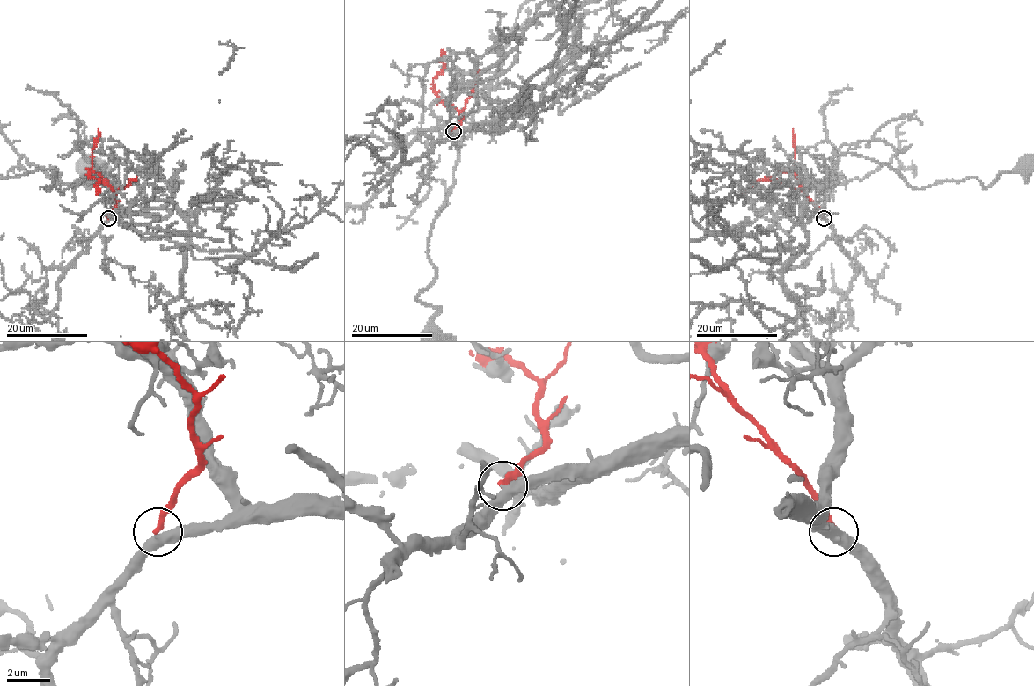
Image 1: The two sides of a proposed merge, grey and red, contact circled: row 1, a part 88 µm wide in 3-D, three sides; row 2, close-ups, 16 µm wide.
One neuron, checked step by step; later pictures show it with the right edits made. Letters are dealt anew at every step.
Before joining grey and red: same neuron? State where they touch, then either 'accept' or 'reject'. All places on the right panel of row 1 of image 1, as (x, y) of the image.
place (824, 218); reject

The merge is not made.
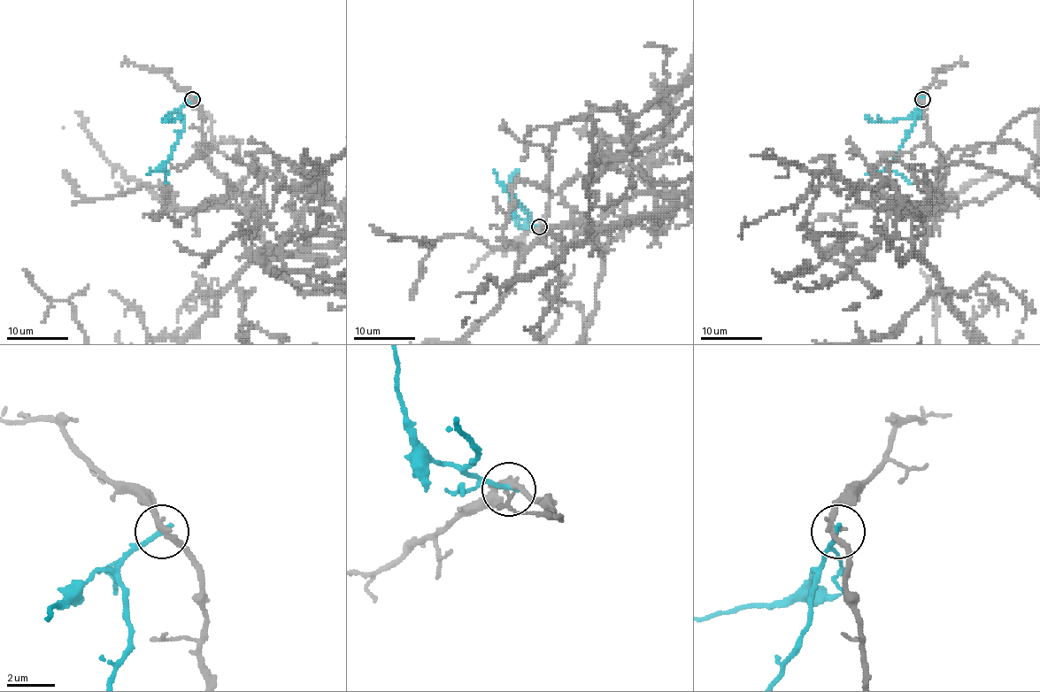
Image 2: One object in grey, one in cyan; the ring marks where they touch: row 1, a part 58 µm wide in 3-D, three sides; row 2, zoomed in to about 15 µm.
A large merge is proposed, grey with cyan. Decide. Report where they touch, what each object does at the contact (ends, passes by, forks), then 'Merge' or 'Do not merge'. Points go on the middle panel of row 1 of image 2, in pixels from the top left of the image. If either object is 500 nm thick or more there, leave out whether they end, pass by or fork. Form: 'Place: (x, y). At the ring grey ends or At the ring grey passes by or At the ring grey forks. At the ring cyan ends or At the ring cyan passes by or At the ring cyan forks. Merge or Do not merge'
Place: (539, 226). At the ring grey passes by. At the ring cyan ends. Do not merge

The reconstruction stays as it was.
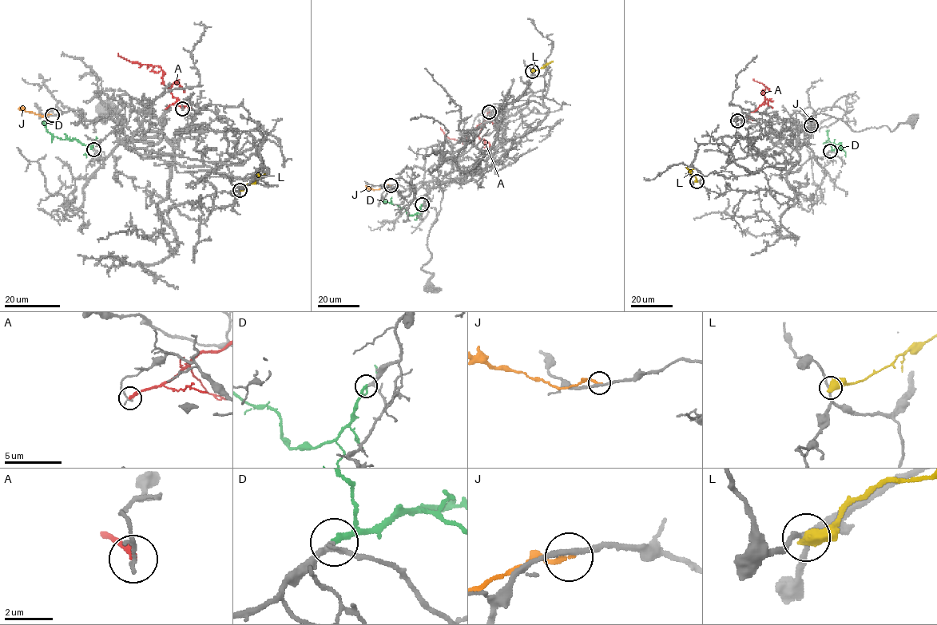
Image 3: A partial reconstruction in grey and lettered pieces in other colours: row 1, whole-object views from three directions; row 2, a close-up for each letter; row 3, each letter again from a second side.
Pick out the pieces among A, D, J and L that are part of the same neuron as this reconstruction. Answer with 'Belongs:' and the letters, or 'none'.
Belongs: D

